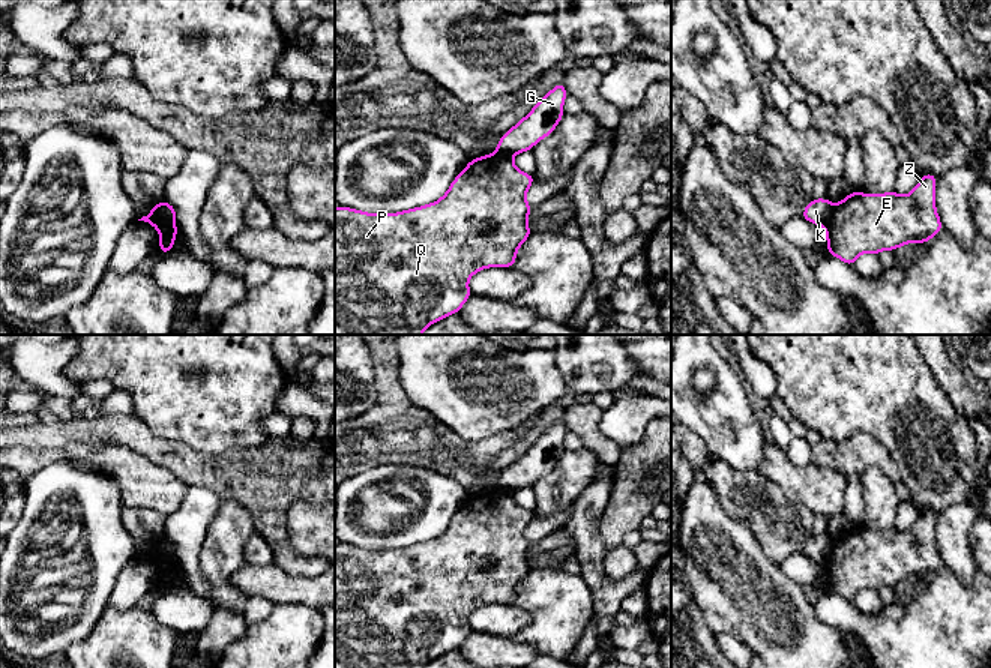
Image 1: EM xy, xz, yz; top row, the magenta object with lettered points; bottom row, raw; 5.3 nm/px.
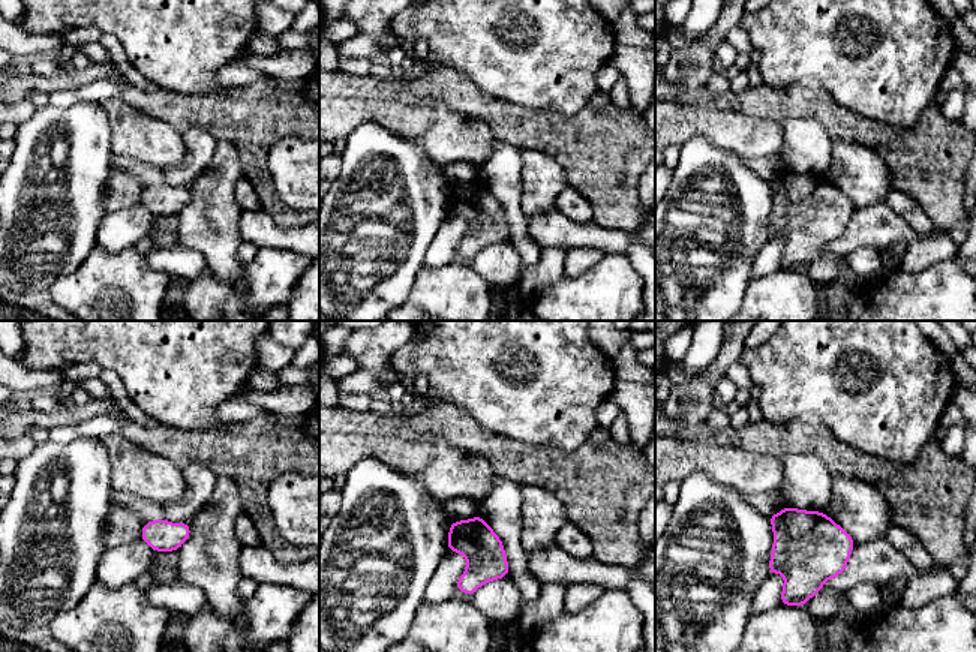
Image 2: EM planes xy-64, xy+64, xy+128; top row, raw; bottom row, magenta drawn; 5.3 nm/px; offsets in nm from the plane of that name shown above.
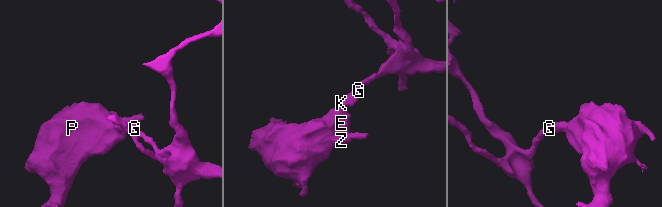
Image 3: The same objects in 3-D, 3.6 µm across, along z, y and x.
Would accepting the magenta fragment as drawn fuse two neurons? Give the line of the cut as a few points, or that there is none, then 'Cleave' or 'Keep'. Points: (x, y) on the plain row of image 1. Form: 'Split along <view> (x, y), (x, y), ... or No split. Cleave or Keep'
Split along xy (153, 544), (159, 553), (174, 562). Cleave

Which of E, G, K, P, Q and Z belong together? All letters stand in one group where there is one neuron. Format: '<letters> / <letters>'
E P Q Z / G K

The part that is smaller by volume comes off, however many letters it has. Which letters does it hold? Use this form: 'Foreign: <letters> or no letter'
Foreign: G, K

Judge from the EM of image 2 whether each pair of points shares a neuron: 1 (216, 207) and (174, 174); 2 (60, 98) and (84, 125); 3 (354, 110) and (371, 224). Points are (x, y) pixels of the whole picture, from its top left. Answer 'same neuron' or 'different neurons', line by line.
1: different neurons
2: different neurons
3: different neurons

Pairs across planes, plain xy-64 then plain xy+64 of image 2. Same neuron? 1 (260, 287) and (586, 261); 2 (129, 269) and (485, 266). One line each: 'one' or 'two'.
1: two
2: two

